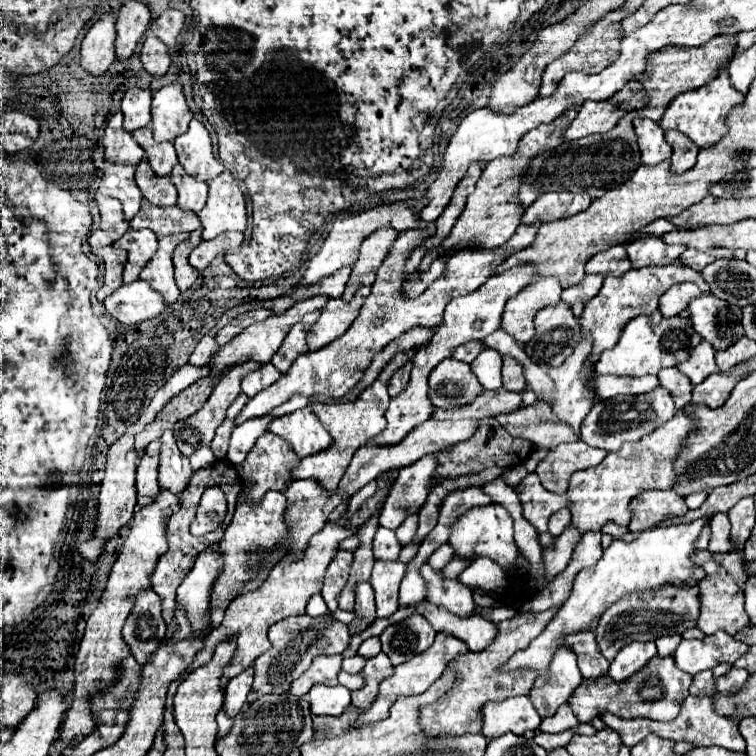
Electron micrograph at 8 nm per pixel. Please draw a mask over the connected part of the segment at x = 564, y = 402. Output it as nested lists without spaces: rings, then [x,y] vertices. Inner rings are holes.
[[[589,333],[581,335],[577,347],[563,361],[563,365],[549,369],[549,377],[555,381],[555,395],[547,403],[553,407],[557,419],[569,423],[575,429],[575,433],[579,433],[581,421],[595,405],[587,379],[583,379],[581,375],[591,355],[591,347],[593,347],[593,337]]]

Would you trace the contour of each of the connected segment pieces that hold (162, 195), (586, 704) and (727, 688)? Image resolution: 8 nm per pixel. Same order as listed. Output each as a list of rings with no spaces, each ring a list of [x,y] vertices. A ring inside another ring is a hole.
[[[143,159],[141,165],[135,169],[137,187],[141,189],[143,197],[155,205],[173,205],[177,203],[177,189],[173,187],[169,177],[159,177],[151,171],[149,163]]]
[[[653,657],[647,667],[643,667],[637,675],[633,675],[623,683],[615,683],[607,675],[595,681],[583,679],[575,695],[569,699],[569,705],[573,713],[579,717],[579,721],[583,723],[589,723],[591,719],[599,717],[605,711],[623,719],[647,717],[655,721],[673,721],[679,713],[681,701],[689,695],[691,681],[693,677],[689,673],[675,667],[673,657]]]
[[[731,669],[729,673],[715,679],[715,693],[719,695],[735,695],[743,689],[749,679],[749,671],[745,669]]]

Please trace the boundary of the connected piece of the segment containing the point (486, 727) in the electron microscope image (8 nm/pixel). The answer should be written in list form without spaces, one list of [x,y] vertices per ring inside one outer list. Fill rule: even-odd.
[[[527,695],[509,697],[509,699],[499,701],[499,703],[485,703],[485,707],[481,711],[483,711],[483,735],[487,739],[501,737],[509,731],[515,735],[523,735],[525,731],[535,731],[541,725],[541,717],[537,715],[537,709],[533,707],[533,703]]]

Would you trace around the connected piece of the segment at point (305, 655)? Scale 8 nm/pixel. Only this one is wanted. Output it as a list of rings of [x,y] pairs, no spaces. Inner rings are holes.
[[[295,615],[275,623],[269,629],[269,641],[273,643],[273,647],[261,657],[257,657],[255,661],[255,681],[247,697],[247,703],[267,693],[285,693],[289,685],[311,665],[313,657],[343,653],[351,643],[351,633],[347,625],[335,621],[331,615],[323,615],[323,617]]]

